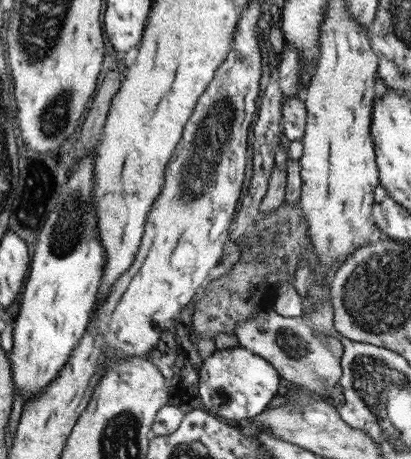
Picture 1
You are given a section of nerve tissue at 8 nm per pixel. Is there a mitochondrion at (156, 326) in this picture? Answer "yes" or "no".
no

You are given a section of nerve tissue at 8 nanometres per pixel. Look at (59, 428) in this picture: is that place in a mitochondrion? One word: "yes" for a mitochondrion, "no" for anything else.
no

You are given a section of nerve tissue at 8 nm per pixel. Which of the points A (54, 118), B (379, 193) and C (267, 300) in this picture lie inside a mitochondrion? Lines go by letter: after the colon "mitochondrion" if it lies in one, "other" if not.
A: mitochondrion
B: other
C: other

